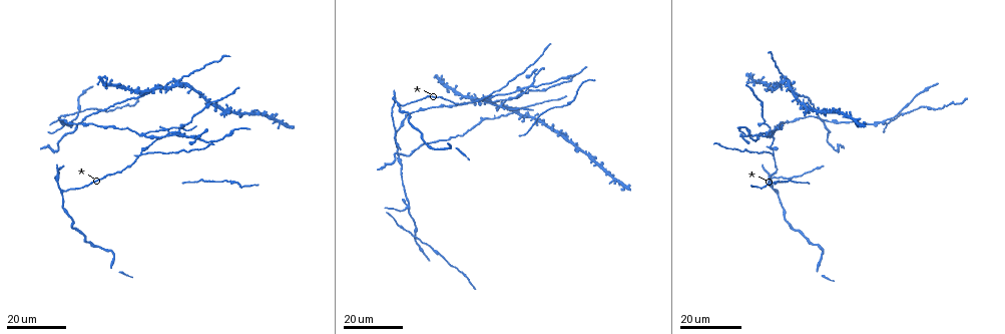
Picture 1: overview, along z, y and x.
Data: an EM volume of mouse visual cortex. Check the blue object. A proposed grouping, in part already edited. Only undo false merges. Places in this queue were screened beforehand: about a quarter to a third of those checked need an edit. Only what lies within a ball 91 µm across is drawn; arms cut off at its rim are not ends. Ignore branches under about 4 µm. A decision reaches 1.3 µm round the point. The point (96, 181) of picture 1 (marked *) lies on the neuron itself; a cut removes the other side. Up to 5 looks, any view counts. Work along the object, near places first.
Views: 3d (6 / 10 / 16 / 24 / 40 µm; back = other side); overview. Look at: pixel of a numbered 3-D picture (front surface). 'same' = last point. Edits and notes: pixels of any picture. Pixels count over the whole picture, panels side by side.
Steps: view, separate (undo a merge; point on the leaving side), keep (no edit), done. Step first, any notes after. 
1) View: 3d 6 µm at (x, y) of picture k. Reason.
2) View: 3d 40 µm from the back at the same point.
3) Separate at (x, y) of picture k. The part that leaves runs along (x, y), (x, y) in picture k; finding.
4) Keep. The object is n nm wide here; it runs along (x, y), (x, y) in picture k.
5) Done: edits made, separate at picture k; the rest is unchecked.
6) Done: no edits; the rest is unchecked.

View: 3d 16 µm at (508, 98) of picture 1. Four arms meet.

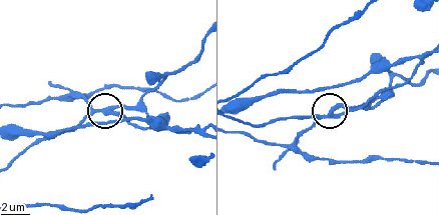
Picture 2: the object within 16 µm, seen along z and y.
View: 3d 10 µm at (320, 116) of picture 2. Zoom in.

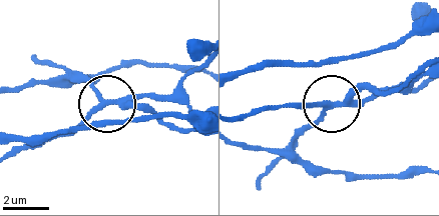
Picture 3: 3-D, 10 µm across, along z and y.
Separate at (144, 106) of picture 3. The object is 250 nm wide here; the part that leaves runs along (112, 103), (86, 84), (68, 80), (11, 88) in picture 3; a second neuron is stuck on.

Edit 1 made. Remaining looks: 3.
View: 3d 24 µm at (785, 77) of picture 1. Four-way junction.

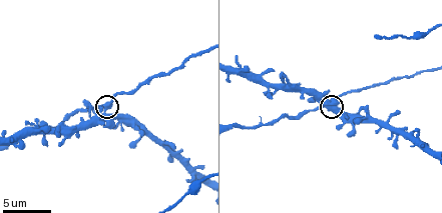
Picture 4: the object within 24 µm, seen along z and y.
View: 3d 6 µm at (104, 105) of picture 4. Zoom in.

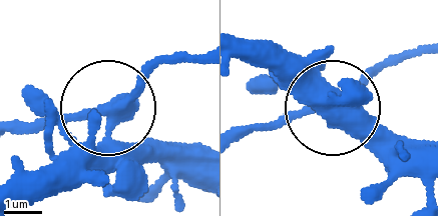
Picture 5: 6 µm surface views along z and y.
Separate at (146, 76) of picture 5. 4 arms meet here; the part that leaves runs along (107, 107), (15, 126) in picture 5; a second neuron is stuck on.

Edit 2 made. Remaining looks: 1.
Done: edits made, separate at picture 3, separate at picture 5; the rest is unchecked.

